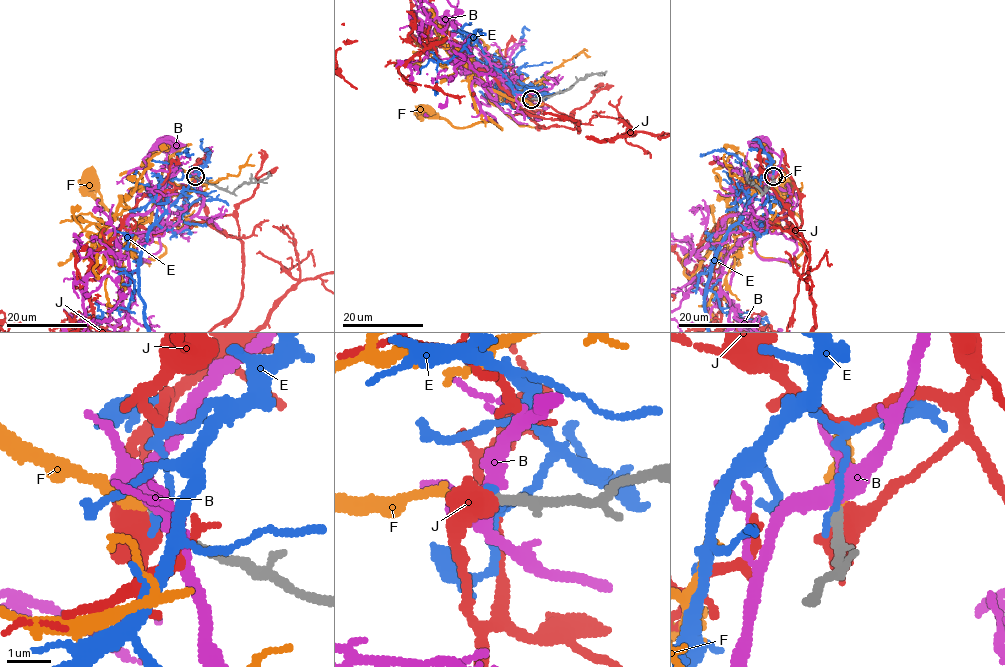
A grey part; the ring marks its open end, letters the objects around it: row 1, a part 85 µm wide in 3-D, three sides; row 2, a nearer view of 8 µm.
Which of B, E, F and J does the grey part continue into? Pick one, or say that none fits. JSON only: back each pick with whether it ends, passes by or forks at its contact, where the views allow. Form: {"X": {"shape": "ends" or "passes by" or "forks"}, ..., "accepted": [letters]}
{"F": {"shape": "ends"}, "accepted": ["F"]}

